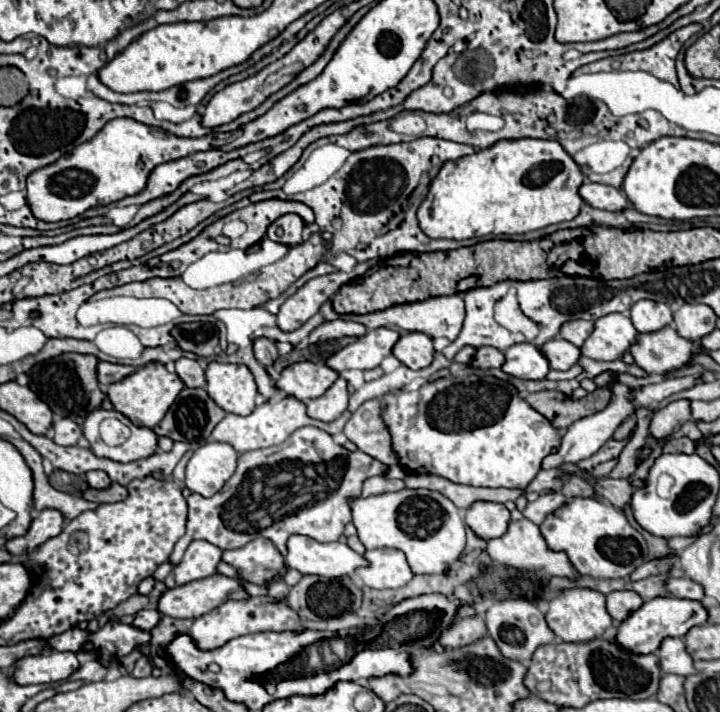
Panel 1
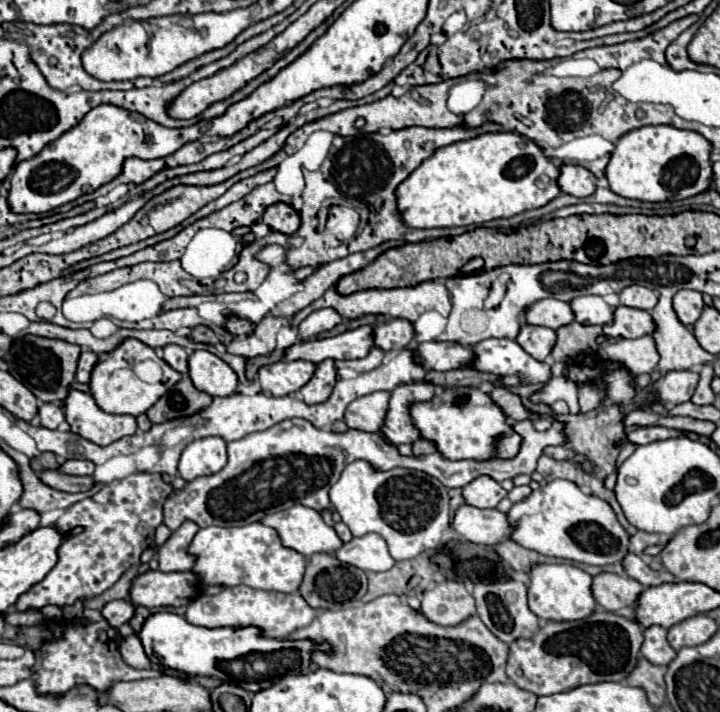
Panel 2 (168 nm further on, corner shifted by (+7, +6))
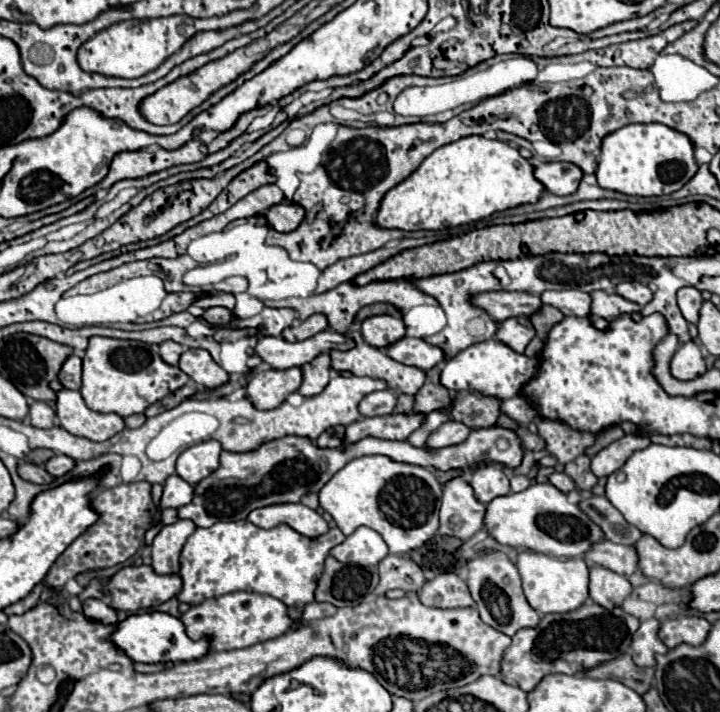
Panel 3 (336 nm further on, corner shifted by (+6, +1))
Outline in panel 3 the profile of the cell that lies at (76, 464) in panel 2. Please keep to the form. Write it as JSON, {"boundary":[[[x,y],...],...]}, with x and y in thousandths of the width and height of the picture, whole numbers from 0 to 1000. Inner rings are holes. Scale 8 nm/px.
{"boundary":[[[76,639],[76,642],[71,642],[60,656],[63,656],[71,667],[85,670],[85,667],[90,667],[101,653],[104,653],[104,647],[96,645],[93,639]]]}

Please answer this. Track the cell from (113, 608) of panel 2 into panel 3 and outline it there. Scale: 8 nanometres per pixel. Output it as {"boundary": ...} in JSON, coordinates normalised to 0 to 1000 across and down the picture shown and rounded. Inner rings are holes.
{"boundary":[[[140,841],[115,844],[115,864],[126,872],[138,872],[138,875],[146,875],[146,878],[160,878],[163,869],[165,869],[163,861],[149,847],[143,847]]]}

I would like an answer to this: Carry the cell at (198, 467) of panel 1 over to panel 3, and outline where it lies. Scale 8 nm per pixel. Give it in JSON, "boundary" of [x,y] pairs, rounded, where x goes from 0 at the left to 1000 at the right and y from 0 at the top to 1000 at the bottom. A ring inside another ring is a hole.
{"boundary":[[[296,617],[265,625],[246,642],[243,662],[260,678],[274,681],[279,673],[285,673],[288,667],[293,667],[304,656],[307,633],[310,633],[307,622],[301,622]]]}

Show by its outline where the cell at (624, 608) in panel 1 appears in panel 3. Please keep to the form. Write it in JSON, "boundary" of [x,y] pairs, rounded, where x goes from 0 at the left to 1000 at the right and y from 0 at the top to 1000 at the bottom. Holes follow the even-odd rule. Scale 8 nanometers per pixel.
{"boundary":[[[824,794],[818,816],[818,838],[835,853],[857,853],[876,833],[876,819],[868,808],[860,808],[843,796]]]}

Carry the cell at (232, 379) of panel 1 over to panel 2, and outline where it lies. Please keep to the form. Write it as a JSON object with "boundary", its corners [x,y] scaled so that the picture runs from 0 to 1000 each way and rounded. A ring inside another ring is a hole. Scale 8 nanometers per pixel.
{"boundary":[[[272,492],[261,503],[261,525],[269,542],[292,556],[322,556],[331,551],[328,522],[289,492]]]}

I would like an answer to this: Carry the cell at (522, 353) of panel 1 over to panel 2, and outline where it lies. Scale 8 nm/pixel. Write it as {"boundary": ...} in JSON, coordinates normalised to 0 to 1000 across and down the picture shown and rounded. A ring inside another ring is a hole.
{"boundary":[[[678,475],[658,486],[661,508],[658,517],[669,522],[683,522],[694,528],[722,525],[728,537],[761,537],[764,514],[758,508],[744,508],[717,478],[708,475]]]}

